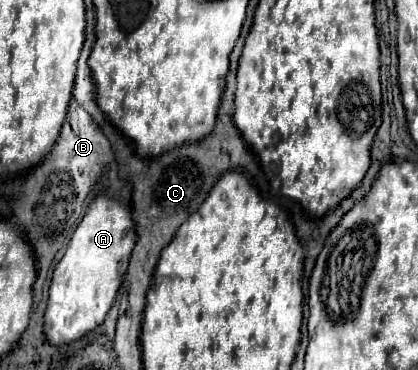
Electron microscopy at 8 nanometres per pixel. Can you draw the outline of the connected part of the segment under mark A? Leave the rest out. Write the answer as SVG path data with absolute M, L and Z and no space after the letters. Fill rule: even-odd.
M97 195L53 271L45 309L45 335L51 345L69 345L103 323L121 287L135 239L135 223L129 207L107 195Z

